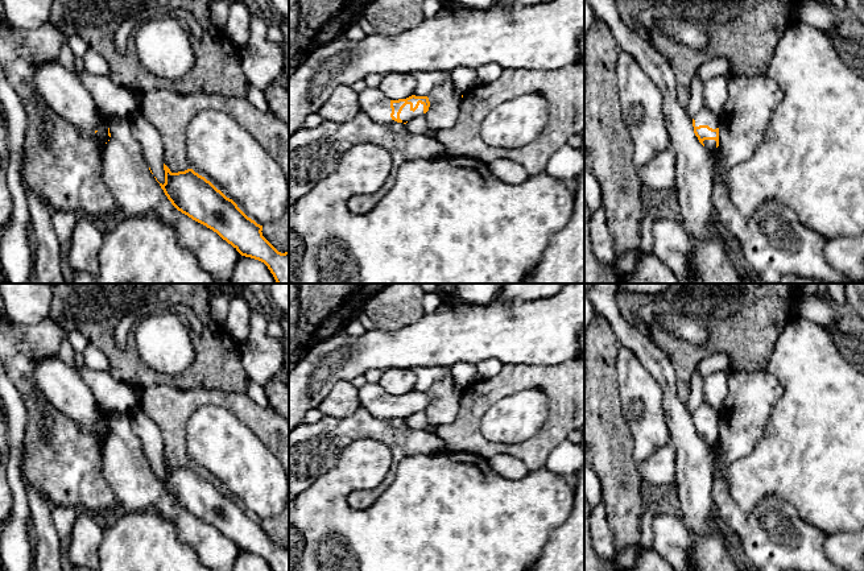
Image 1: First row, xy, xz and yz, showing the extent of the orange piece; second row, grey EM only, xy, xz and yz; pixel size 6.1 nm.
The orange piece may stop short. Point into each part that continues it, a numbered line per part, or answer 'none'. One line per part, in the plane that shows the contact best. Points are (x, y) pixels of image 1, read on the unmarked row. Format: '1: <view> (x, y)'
1: xz (405, 410)

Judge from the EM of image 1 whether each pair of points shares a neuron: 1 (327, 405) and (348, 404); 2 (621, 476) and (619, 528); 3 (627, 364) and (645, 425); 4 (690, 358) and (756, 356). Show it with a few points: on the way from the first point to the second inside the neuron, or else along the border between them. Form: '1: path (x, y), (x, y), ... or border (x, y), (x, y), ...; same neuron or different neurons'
1: path (333, 405), (343, 404); same neuron
2: path (621, 489), (621, 514); same neuron
3: path (633, 379), (645, 402), (645, 410); same neuron
4: path (706, 351), (712, 346), (740, 346); same neuron

